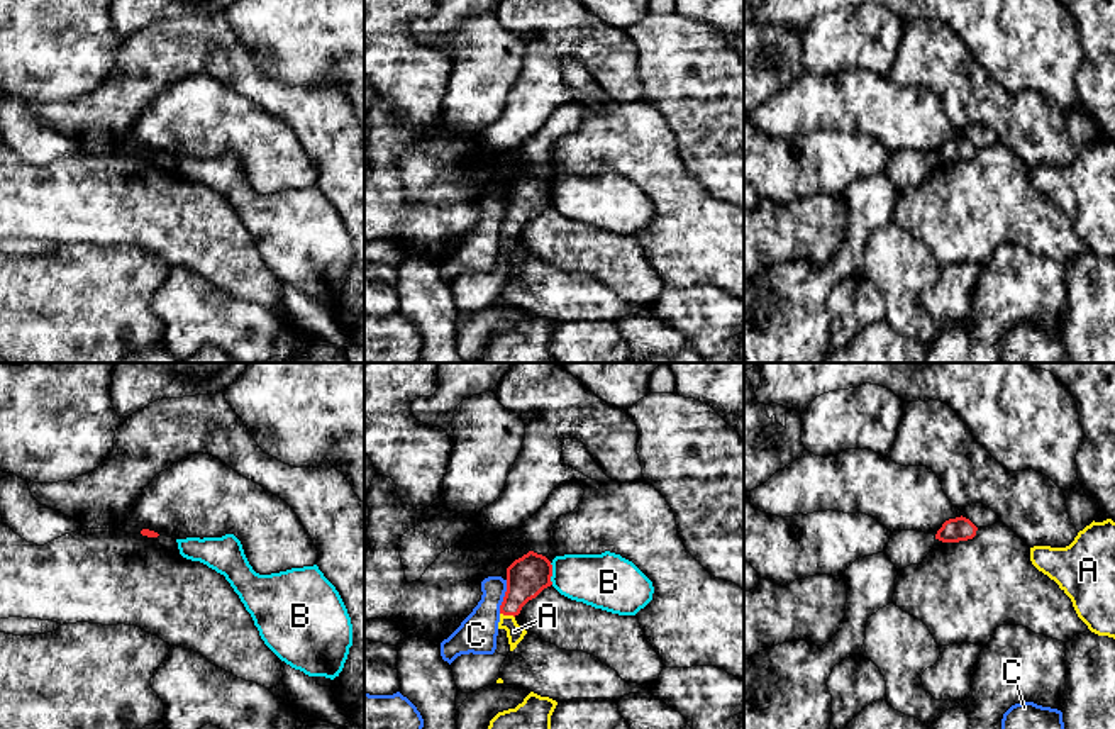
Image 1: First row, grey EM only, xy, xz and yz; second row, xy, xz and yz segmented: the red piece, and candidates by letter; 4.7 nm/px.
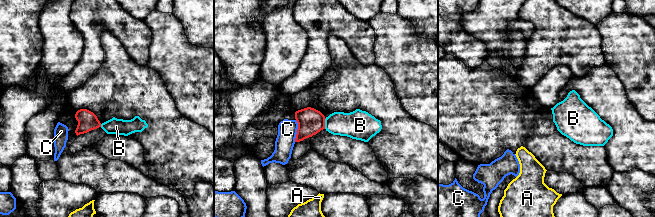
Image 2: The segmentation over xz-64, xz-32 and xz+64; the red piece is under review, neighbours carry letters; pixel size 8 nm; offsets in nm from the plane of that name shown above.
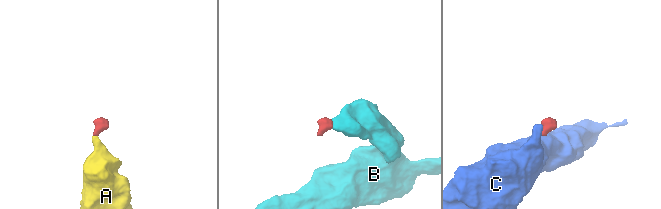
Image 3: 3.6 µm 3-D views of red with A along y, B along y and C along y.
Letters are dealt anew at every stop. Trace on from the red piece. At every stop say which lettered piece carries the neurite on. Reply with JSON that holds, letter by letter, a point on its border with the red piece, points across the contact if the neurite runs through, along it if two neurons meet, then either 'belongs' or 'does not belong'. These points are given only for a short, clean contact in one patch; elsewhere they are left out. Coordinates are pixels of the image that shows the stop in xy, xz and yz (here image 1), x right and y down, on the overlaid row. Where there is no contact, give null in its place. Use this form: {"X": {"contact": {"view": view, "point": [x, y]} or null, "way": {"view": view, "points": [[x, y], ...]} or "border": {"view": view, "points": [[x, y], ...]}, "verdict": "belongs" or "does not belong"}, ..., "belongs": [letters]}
{"A": {"contact": {"view": "xz", "point": [507, 614]}, "way": {"view": "xz", "points": [[529, 575], [507, 614], [514, 631]]}, "verdict": "belongs"}, "B": {"contact": {"view": "xz", "point": [551, 573]}, "verdict": "does not belong"}, "C": {"contact": {"view": "xz", "point": [504, 597]}, "border": {"view": "xz", "points": [[507, 580], [507, 590], [499, 612]]}, "verdict": "does not belong"}, "belongs": ["A"]}

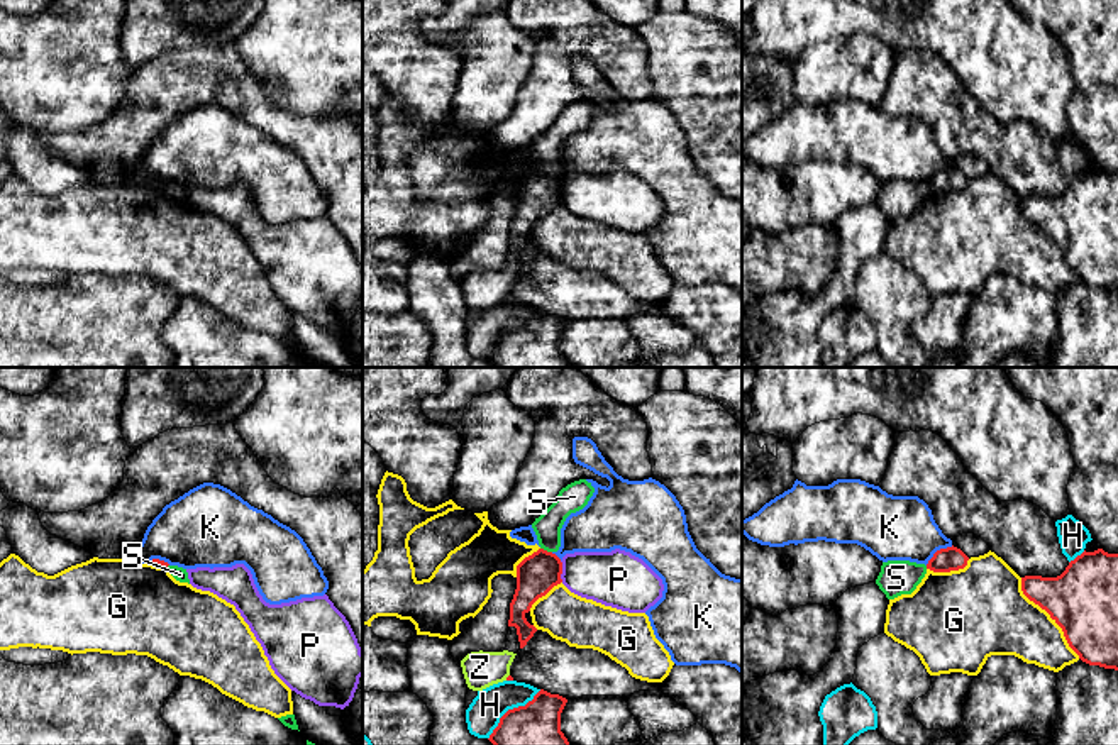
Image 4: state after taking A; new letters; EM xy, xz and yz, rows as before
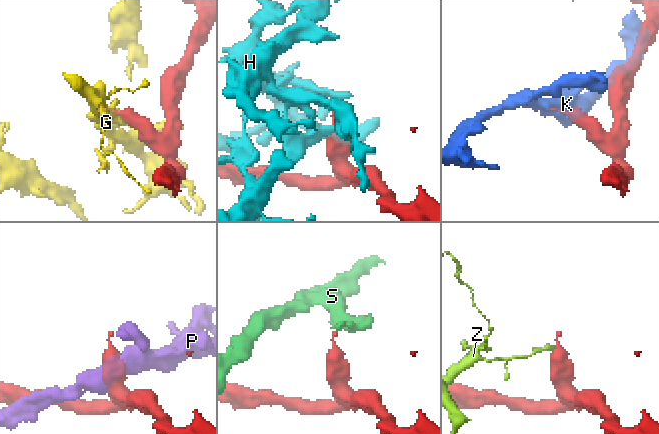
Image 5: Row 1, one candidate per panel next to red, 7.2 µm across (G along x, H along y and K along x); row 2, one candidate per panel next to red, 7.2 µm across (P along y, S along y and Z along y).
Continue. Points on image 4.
{"G": {"contact": {"view": "yz", "point": [1051, 617]}, "verdict": "does not belong"}, "H": {"contact": {"view": "xz", "point": [510, 710]}, "verdict": "does not belong"}, "K": {"contact": {"view": "yz", "point": [937, 551]}, "border": {"view": "yz", "points": [[952, 546], [940, 547], [925, 564]]}, "verdict": "does not belong"}, "P": {"contact": {"view": "xz", "point": [561, 571]}, "verdict": "does not belong"}, "S": {"contact": {"view": "xz", "point": [546, 551]}, "border": {"view": "xz", "points": [[541, 547], [551, 552]]}, "verdict": "does not belong"}, "Z": {"contact": {"view": "xz", "point": [507, 678]}, "border": {"view": "xz", "points": [[509, 674], [505, 679]]}, "verdict": "does not belong"}, "belongs": []}

